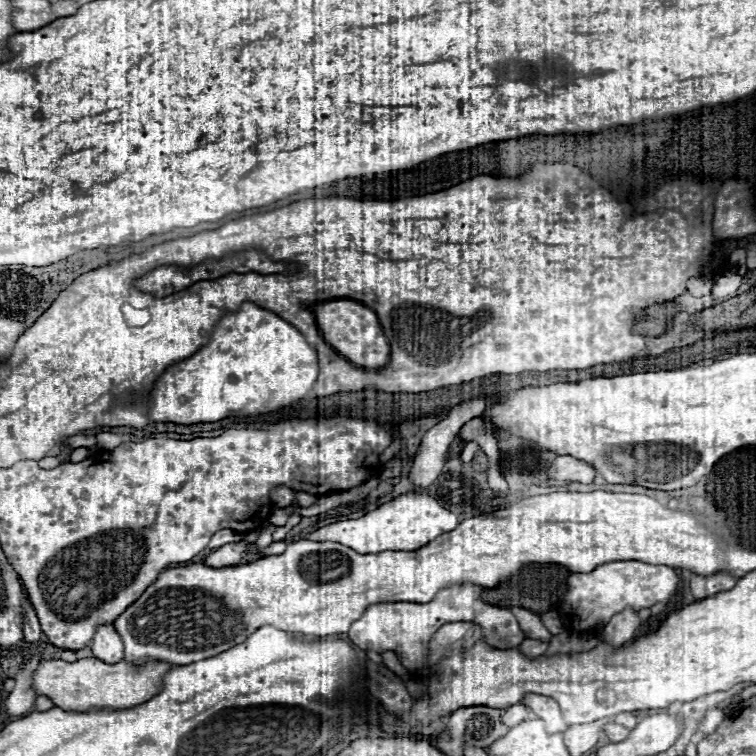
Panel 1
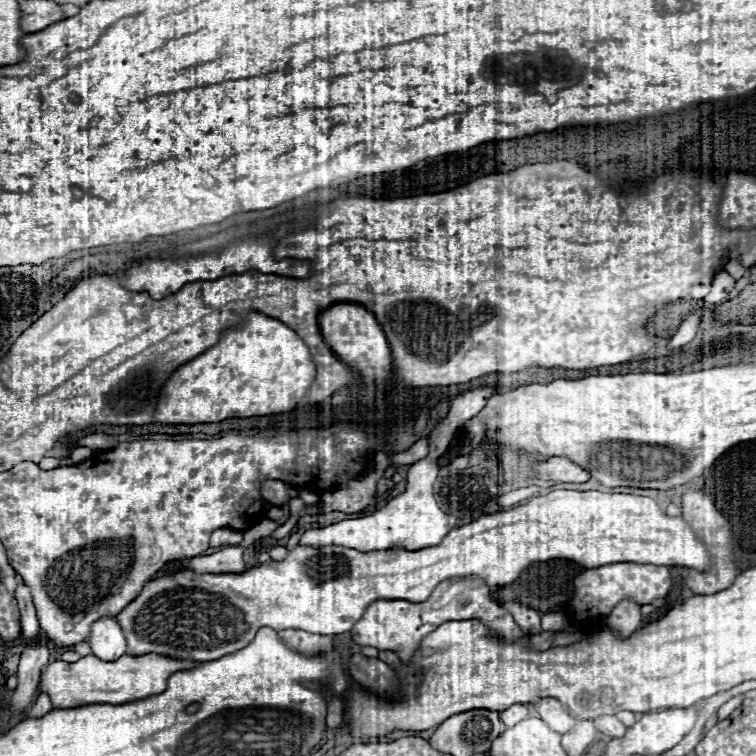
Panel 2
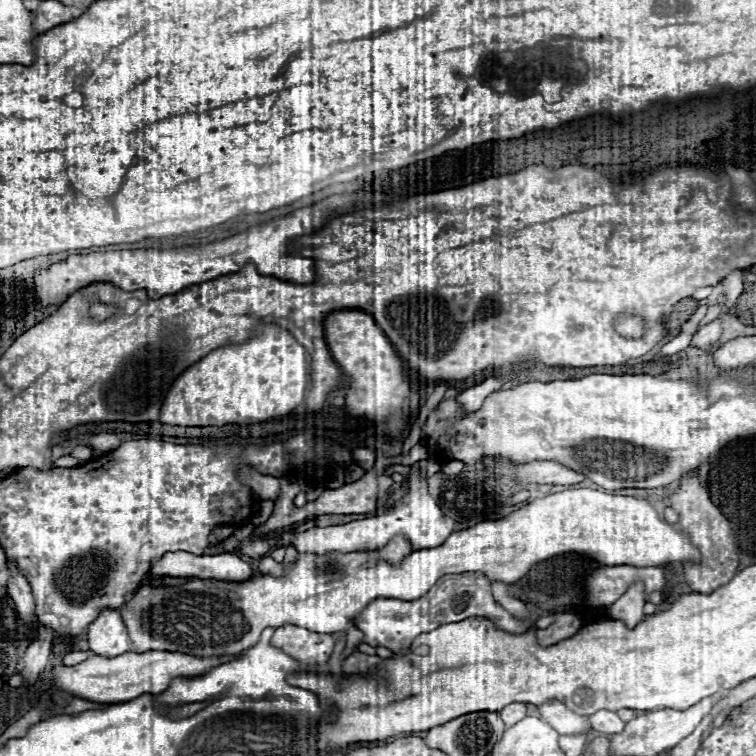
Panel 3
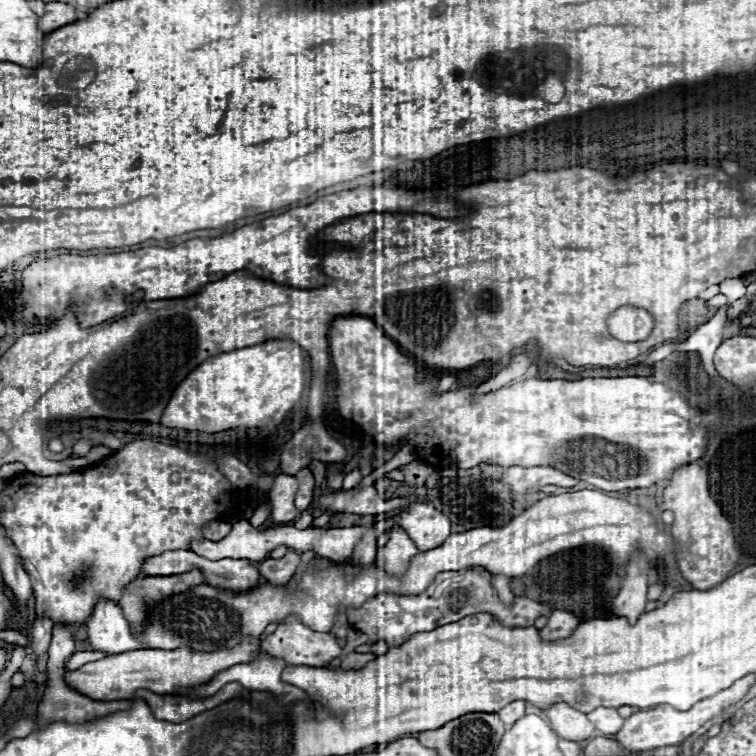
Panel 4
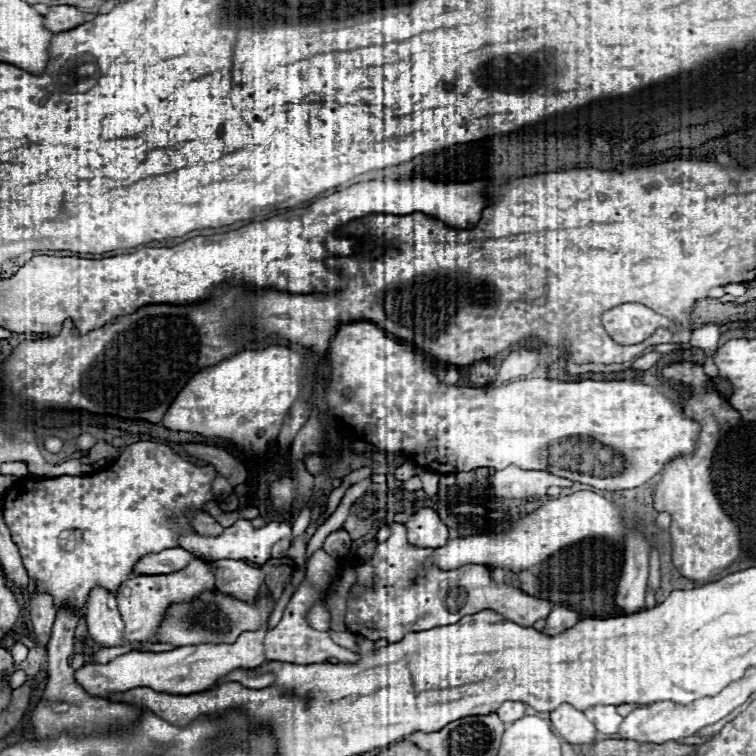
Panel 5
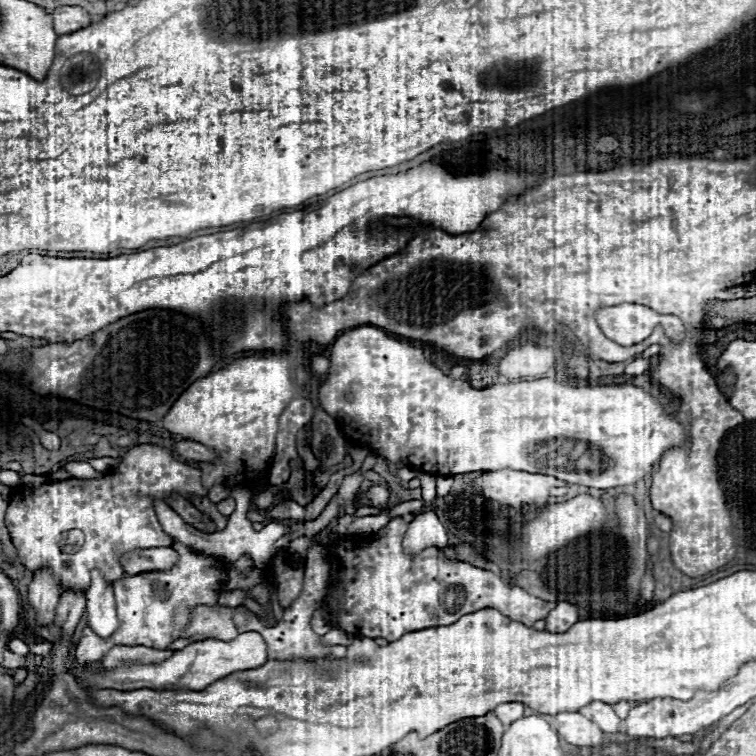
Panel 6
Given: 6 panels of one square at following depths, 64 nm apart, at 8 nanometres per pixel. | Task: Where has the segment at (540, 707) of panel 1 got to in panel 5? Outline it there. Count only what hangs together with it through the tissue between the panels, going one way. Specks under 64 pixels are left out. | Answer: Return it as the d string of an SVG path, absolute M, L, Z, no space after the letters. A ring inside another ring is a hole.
M564 704L550 712L550 722L568 744L590 744L598 740L596 726L584 716L584 712L574 710L572 706Z

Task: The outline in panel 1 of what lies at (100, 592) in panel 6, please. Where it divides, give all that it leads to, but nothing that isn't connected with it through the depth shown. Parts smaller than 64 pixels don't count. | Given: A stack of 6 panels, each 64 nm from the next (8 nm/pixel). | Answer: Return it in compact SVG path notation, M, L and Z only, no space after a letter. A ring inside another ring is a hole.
M104 624L104 626L96 628L90 648L94 652L94 658L98 658L106 664L114 664L124 656L124 642L112 624Z

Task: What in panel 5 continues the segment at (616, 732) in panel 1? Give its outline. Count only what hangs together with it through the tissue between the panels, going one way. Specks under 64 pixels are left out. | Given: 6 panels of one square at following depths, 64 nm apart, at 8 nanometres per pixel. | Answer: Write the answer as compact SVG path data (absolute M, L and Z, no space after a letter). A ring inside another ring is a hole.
M592 706L584 714L596 724L598 732L602 734L616 734L622 724L622 716L616 712L616 706Z

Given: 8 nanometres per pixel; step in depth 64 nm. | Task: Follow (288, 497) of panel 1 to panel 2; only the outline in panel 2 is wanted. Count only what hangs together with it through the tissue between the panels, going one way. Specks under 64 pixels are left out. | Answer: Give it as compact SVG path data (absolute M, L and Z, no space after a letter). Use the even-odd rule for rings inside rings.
M262 480L260 482L260 490L262 490L262 498L274 506L280 506L288 500L286 496L286 488L282 482L274 482L274 480Z

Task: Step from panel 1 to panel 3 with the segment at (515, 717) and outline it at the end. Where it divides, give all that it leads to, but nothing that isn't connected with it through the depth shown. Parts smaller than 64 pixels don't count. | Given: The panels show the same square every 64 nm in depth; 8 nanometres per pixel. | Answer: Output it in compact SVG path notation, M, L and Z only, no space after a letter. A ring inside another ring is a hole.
M514 702L514 704L500 710L500 718L504 720L506 726L514 726L514 722L520 722L524 716L526 716L526 704L524 702Z

